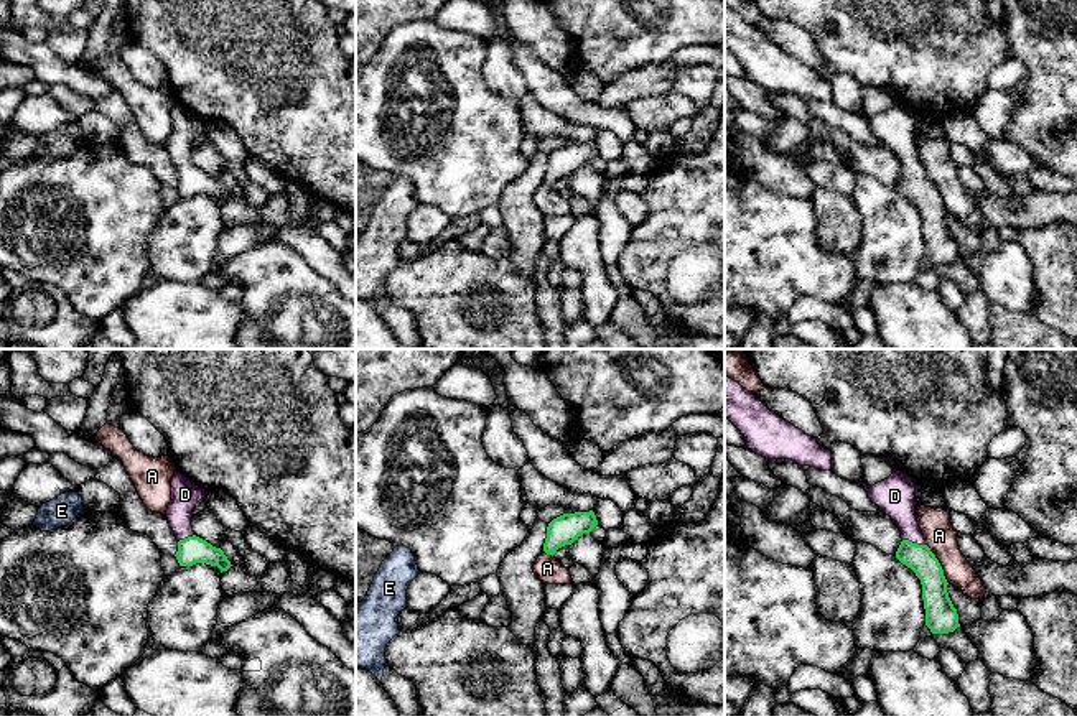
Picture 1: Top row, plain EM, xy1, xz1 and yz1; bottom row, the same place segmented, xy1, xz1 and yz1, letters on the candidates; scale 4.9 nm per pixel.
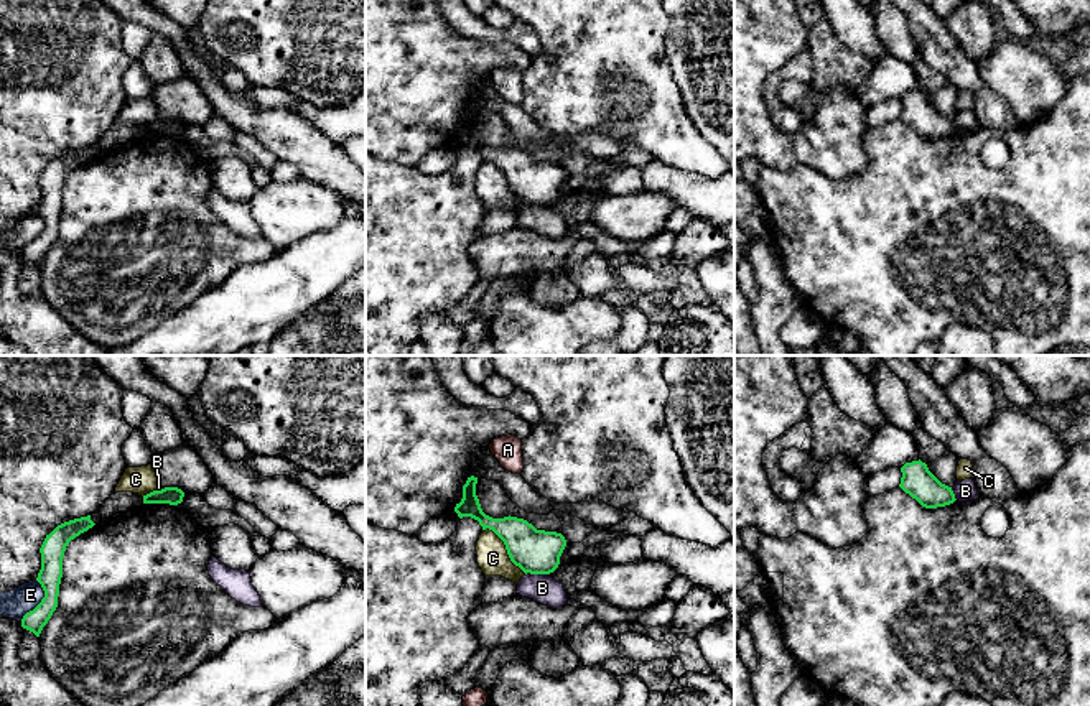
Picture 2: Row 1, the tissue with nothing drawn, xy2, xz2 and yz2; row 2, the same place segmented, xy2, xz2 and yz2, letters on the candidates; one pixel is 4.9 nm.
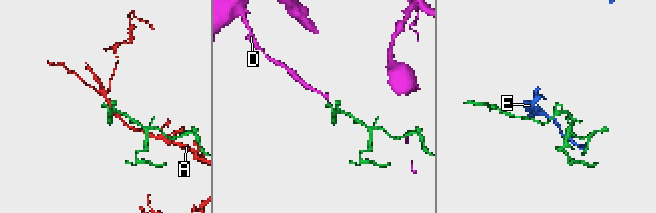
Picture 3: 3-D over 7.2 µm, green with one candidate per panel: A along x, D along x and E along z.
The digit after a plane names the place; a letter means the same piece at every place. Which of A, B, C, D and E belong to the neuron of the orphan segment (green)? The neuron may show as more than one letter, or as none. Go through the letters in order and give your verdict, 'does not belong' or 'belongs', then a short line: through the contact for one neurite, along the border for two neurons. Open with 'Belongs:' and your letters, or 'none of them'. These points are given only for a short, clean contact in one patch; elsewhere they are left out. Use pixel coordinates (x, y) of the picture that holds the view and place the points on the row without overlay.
Belongs: D
A: does not belong
B: does not belong | xz2 (549, 204), (526, 206)
C: does not belong
D: belongs | yz1 (919, 190), (914, 185), (914, 175), (896, 127)
E: does not belong | xy2 (37, 211), (43, 229), (20, 252)

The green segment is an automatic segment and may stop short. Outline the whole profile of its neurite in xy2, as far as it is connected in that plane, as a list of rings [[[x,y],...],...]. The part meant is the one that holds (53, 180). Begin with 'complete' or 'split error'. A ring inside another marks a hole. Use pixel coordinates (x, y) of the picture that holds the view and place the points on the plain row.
complete | [[[91,146],[74,150],[58,156],[49,166],[46,166],[40,184],[41,201],[36,212],[44,222],[41,234],[21,250],[21,258],[40,268],[43,258],[51,250],[58,239],[59,216],[63,209],[63,189],[66,178],[71,171],[92,160],[95,155]]]

